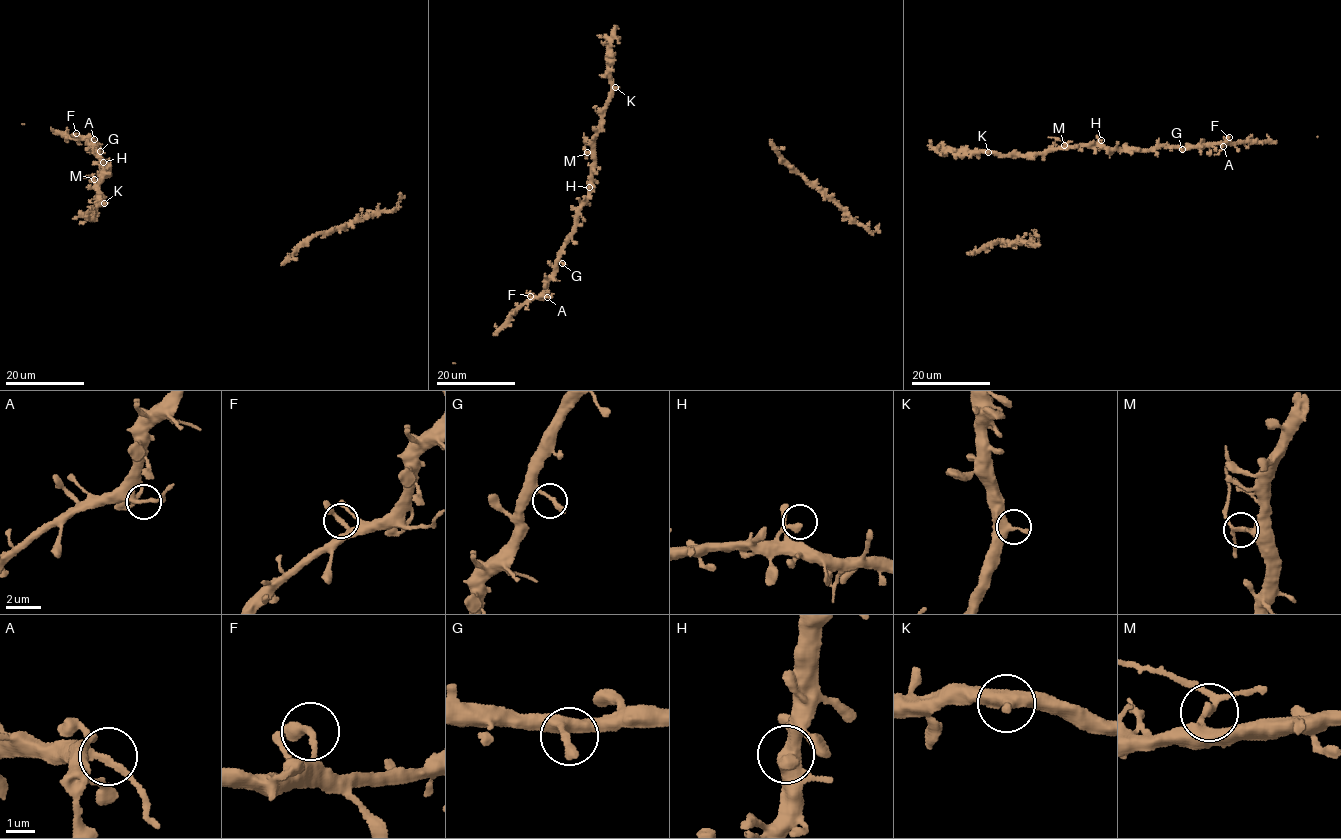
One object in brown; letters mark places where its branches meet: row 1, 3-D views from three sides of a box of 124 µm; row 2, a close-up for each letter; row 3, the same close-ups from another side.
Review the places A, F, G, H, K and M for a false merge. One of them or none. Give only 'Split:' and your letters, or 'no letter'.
Split: M

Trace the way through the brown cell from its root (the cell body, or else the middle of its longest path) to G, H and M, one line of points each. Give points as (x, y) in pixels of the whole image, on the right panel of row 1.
G: (996, 154), (1040, 154), (1050, 149), (1086, 145), (1122, 150), (1167, 147), (1182, 149)
H: (996, 154), (1040, 154), (1055, 148), (1095, 146), (1101, 140)
M: (996, 154), (1042, 154), (1064, 145)

